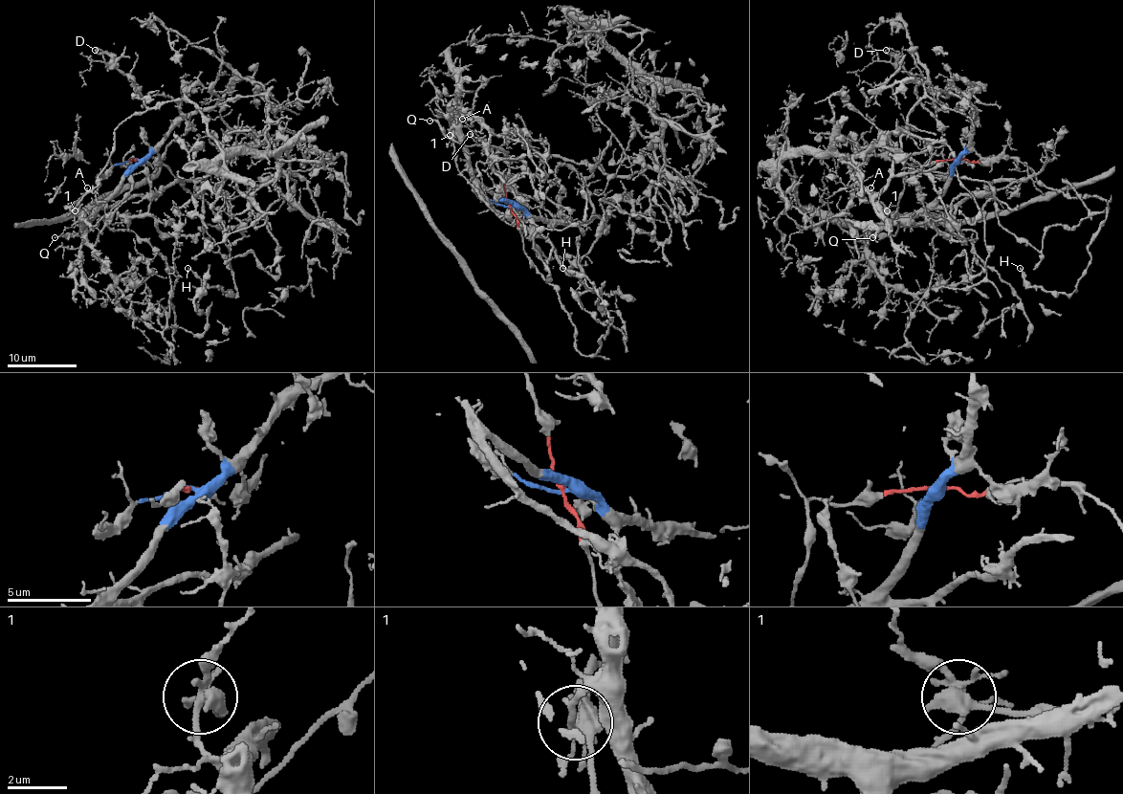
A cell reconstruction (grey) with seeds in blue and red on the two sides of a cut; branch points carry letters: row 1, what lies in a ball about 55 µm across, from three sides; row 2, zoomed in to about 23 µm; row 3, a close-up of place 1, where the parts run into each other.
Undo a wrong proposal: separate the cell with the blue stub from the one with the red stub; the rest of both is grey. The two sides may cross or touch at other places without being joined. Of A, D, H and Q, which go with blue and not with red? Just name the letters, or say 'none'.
A, D

